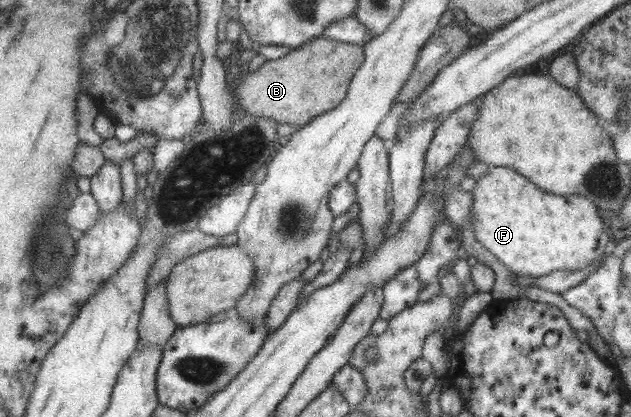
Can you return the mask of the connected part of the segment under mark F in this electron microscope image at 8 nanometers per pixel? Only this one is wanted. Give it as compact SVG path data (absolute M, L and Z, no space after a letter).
M489 166L487 174L481 177L479 181L476 181L476 186L469 192L472 193L471 207L469 207L469 226L471 226L471 233L475 236L475 241L479 242L482 247L485 247L486 251L489 251L503 266L505 266L511 273L517 275L518 278L524 280L527 277L537 277L547 275L557 270L571 270L581 271L585 267L593 264L596 260L599 260L603 255L610 254L614 248L615 243L609 239L609 235L605 233L605 225L603 220L597 214L597 206L591 203L587 198L579 195L552 195L538 189L535 185L532 185L525 177L516 173L515 170L508 167L495 167Z

